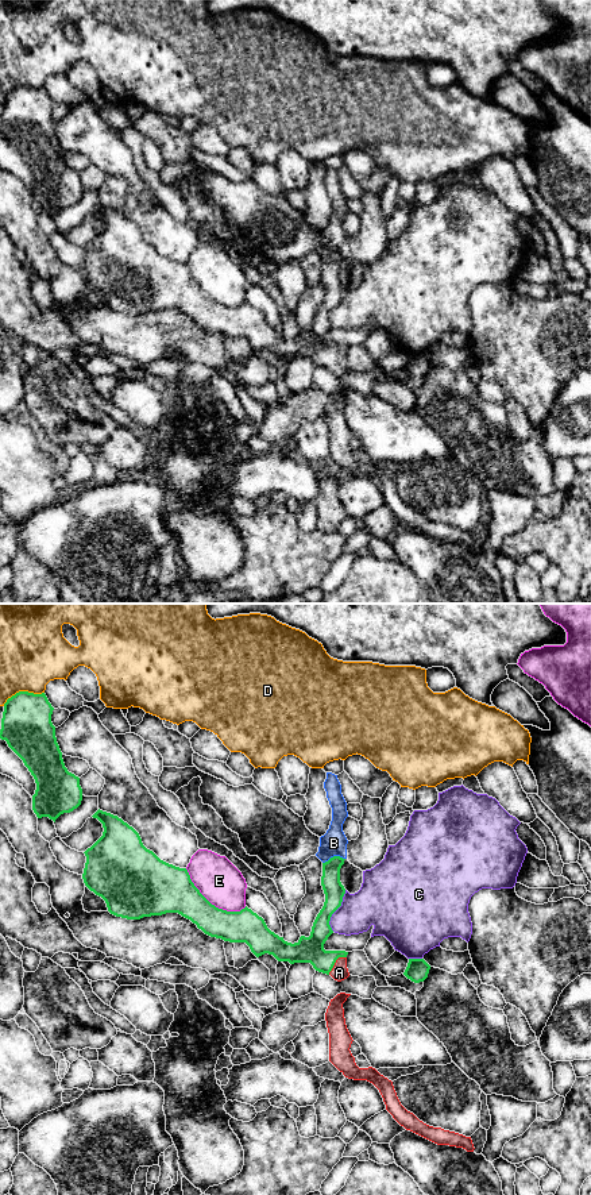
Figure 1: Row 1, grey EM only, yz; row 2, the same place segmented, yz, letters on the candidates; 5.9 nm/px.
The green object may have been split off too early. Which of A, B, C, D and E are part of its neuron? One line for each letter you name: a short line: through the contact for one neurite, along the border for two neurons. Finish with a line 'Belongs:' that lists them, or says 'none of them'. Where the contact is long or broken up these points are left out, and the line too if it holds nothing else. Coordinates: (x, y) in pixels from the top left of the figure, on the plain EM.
A: line yz (311, 344), (321, 355), (335, 357), (339, 367)
Belongs: A

